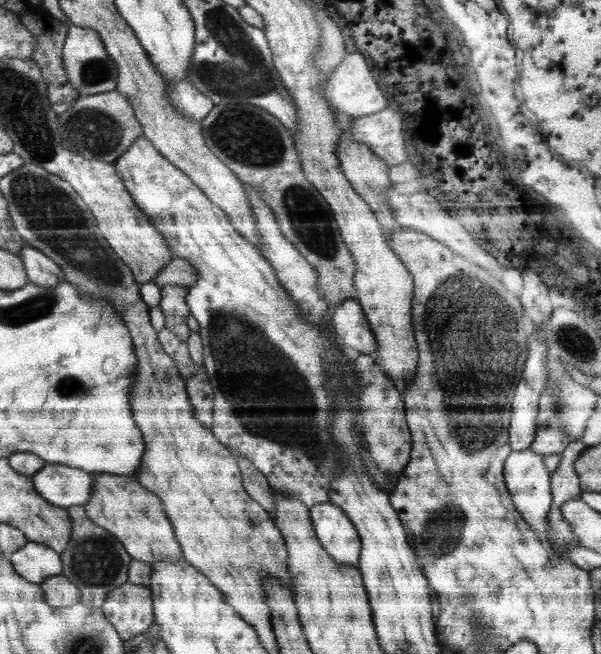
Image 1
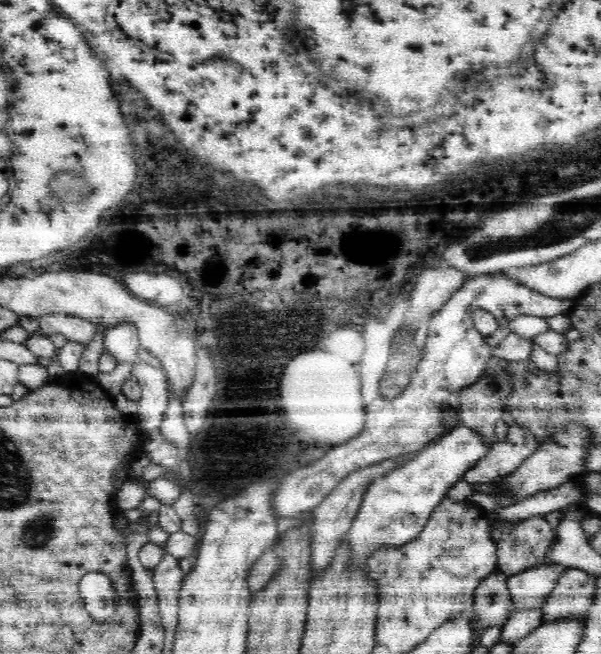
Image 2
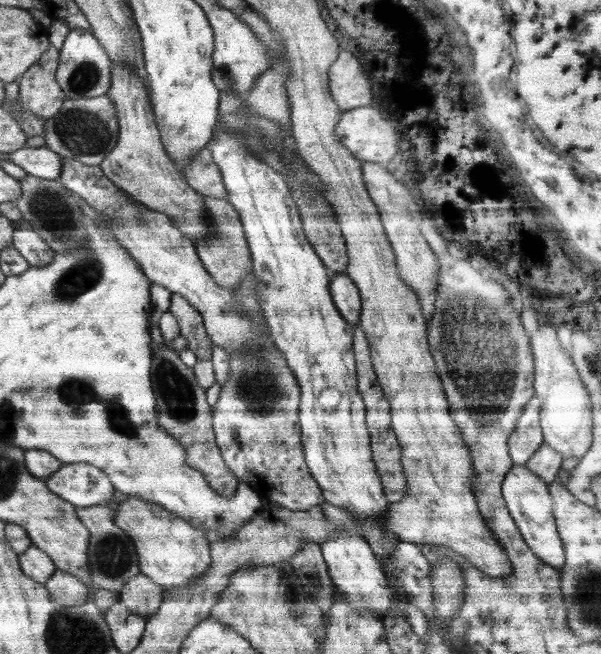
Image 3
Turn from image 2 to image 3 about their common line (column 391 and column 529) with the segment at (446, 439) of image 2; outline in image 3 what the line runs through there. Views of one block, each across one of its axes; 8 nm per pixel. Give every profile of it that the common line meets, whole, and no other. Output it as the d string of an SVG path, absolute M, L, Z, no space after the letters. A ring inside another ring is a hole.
M514 465L504 477L501 493L512 519L530 550L544 564L560 568L565 559L564 544L560 540L553 515L553 500L549 485L540 476L536 476L536 473L530 472L525 465Z

